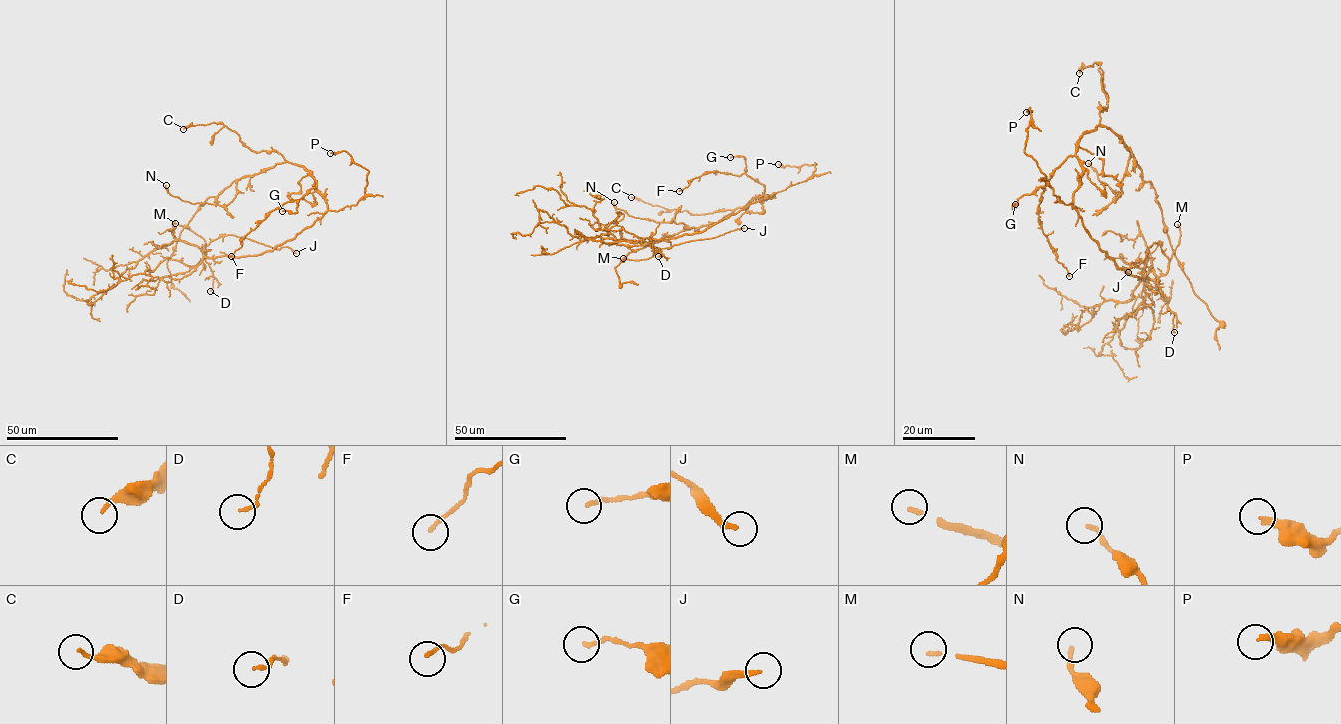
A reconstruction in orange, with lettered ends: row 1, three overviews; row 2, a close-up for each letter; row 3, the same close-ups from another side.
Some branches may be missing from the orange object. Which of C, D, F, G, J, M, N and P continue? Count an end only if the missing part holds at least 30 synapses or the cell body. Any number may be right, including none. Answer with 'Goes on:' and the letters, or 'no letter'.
Goes on: M, P

